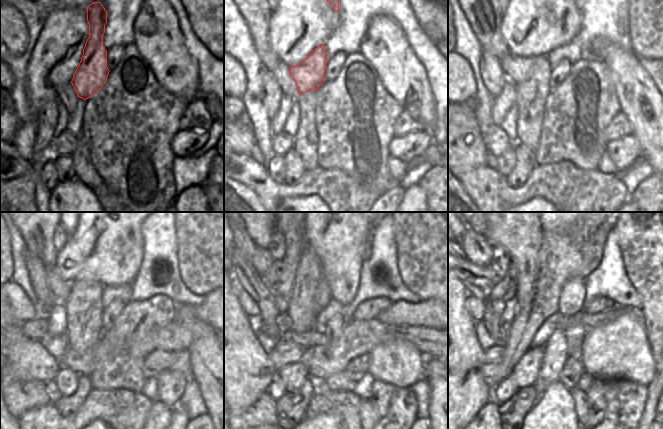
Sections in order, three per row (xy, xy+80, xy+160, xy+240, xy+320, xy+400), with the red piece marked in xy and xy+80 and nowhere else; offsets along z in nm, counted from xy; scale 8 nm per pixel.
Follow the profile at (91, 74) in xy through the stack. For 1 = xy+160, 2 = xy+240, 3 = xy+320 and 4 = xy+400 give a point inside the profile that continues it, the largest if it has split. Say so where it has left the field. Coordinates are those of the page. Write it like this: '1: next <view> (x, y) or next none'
1: next xy+160 (518, 69)
2: next xy+240 (60, 289)
3: next xy+320 (261, 260)
4: next xy+400 (476, 247)

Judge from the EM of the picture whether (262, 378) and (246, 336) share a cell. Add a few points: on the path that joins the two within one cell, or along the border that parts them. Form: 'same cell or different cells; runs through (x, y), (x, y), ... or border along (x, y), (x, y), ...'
same cell; runs through (251, 368), (246, 363), (246, 347)

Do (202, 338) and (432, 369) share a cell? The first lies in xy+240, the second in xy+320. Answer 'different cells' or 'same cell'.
same cell

